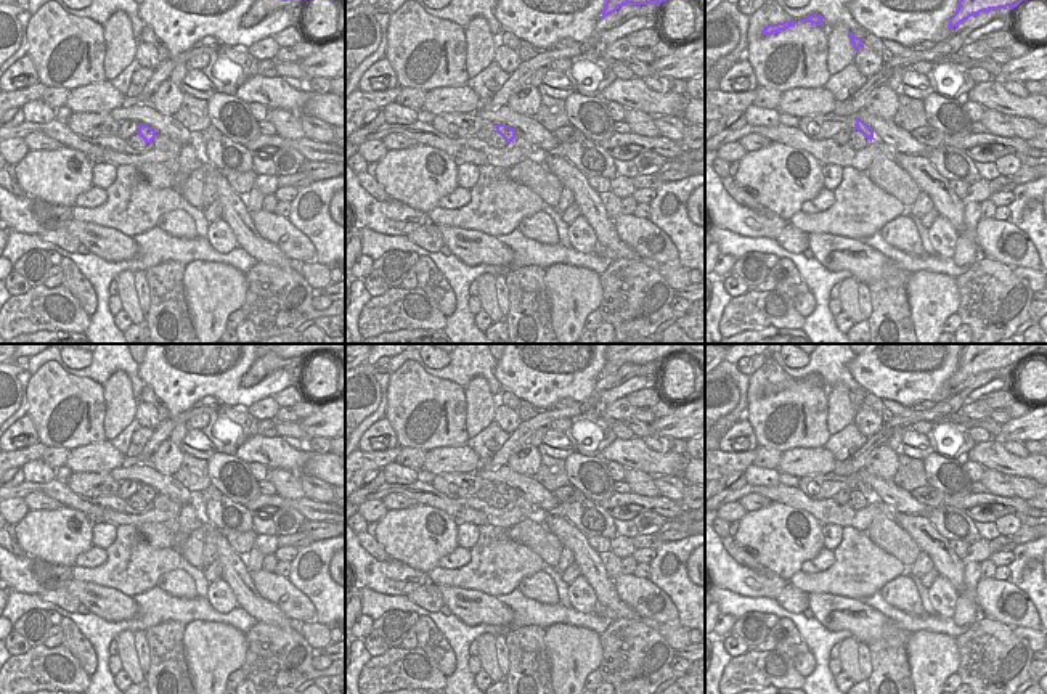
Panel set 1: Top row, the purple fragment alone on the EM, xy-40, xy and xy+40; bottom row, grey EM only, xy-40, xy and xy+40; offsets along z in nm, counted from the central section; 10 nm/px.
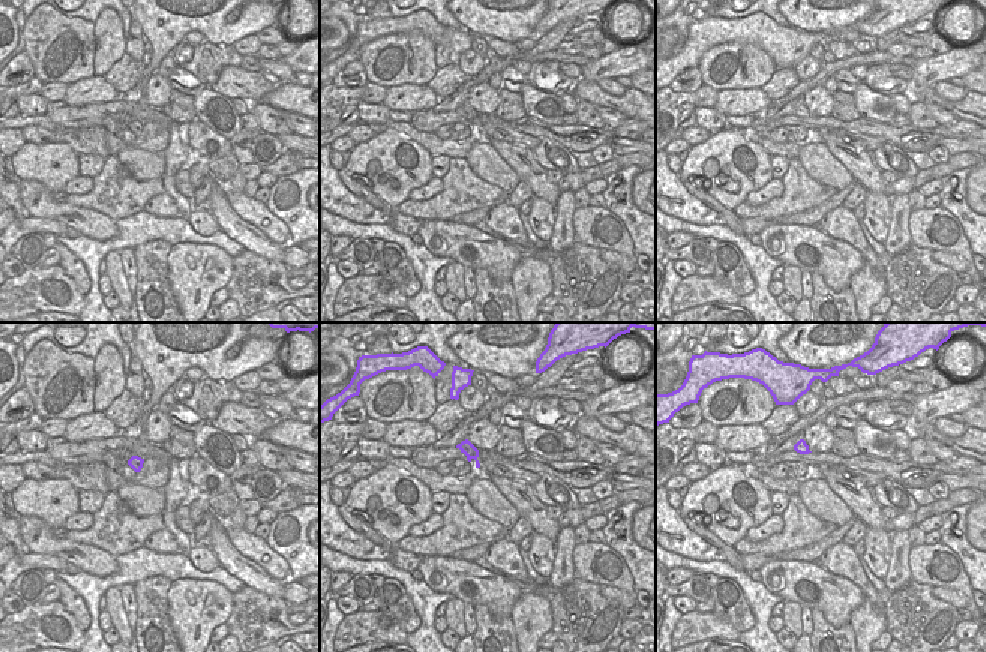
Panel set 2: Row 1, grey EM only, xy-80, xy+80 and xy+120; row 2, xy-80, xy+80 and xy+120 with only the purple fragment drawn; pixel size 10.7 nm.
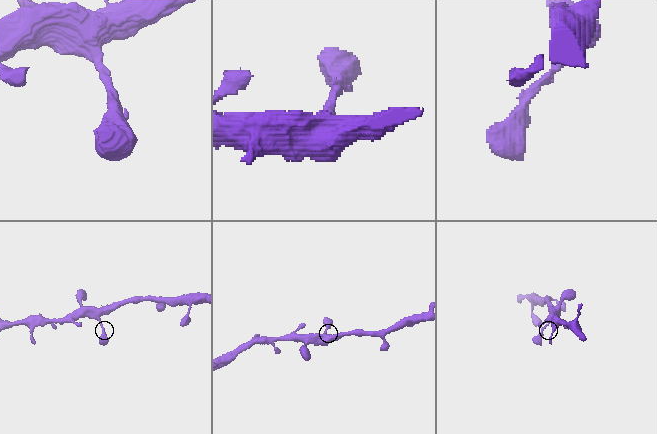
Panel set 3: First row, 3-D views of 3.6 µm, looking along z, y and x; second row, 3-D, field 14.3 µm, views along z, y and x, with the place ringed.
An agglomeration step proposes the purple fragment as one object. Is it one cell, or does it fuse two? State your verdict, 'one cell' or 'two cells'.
one cell

